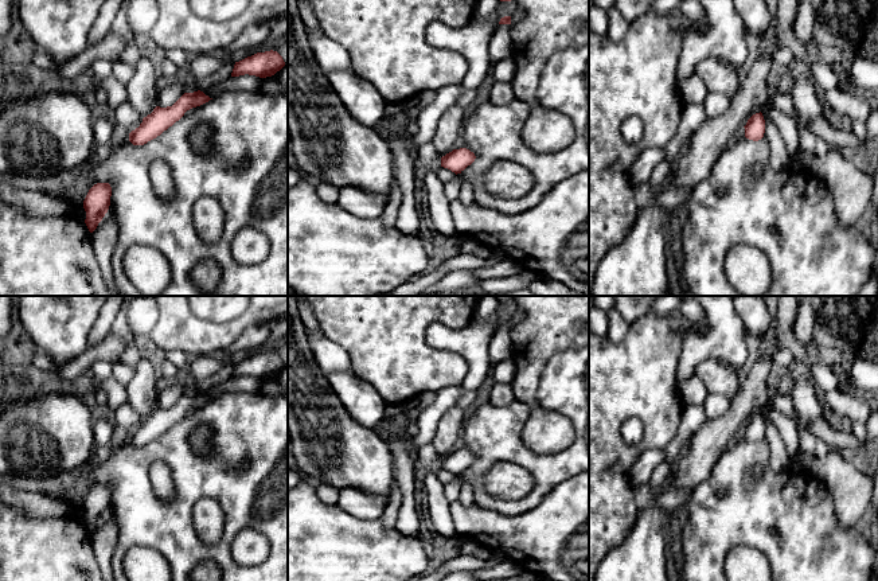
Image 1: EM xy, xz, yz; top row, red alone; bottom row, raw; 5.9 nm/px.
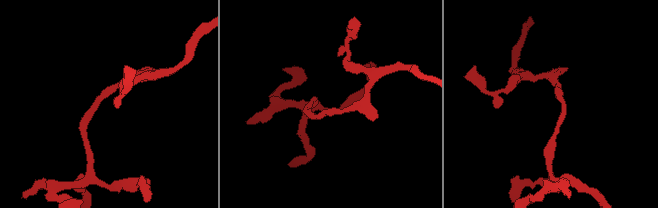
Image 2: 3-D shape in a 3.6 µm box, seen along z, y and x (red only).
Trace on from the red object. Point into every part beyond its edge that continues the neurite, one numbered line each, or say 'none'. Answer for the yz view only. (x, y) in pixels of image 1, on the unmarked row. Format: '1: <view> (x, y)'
none

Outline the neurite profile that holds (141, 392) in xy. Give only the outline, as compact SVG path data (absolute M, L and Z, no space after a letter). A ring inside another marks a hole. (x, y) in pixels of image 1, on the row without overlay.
M144 355L126 389L126 403L144 420L157 408L157 377L149 355Z

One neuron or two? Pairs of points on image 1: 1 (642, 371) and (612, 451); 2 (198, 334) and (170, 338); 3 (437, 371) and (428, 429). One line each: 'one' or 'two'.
1: one
2: one
3: two

